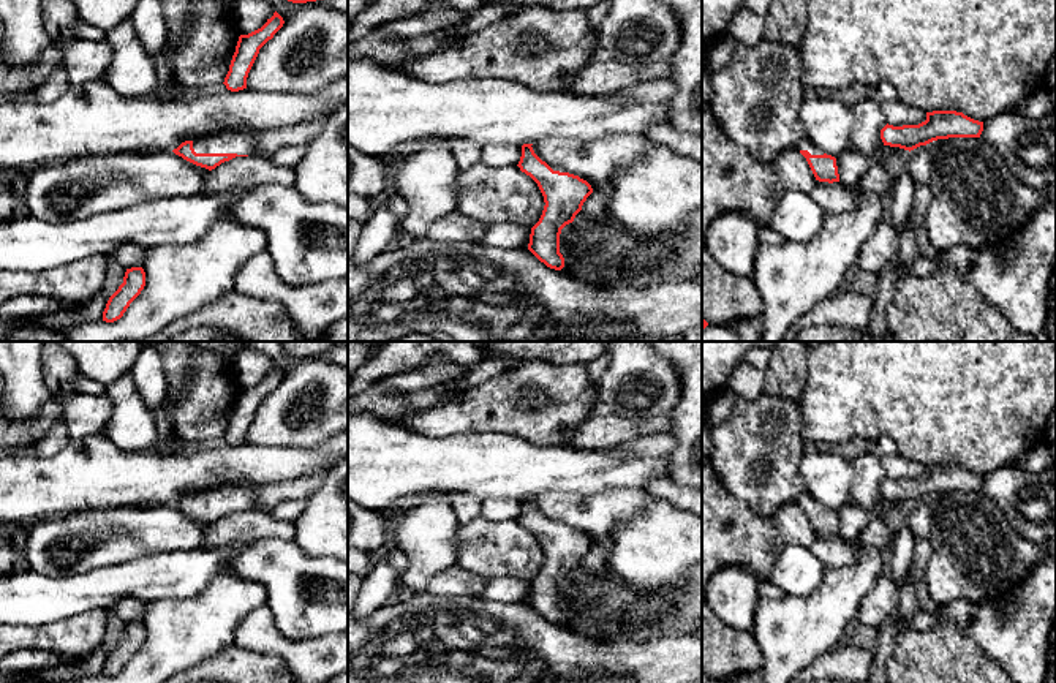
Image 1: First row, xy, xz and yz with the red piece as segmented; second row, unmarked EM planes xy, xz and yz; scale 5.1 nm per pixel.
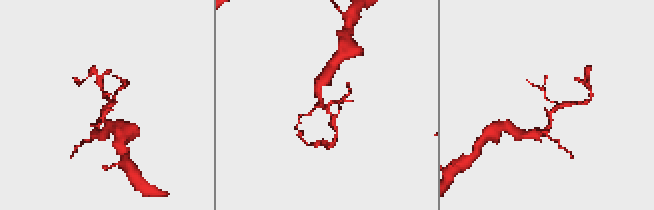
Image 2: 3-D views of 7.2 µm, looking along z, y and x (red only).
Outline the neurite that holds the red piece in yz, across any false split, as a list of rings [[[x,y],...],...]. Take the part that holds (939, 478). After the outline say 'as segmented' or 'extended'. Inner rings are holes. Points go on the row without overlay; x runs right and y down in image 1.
[[[956,465],[926,466],[926,474],[918,479],[893,481],[881,484],[884,500],[914,504],[937,493],[949,492],[980,492],[983,476],[974,474]]] | as segmented

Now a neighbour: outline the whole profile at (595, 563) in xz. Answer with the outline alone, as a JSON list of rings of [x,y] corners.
[[[607,539],[593,545],[582,560],[580,568],[583,572],[591,577],[615,577],[615,572],[609,561],[609,550],[610,544]]]

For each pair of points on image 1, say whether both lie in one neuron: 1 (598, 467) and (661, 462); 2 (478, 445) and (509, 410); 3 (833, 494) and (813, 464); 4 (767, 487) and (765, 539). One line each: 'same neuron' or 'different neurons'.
1: same neuron
2: different neurons
3: same neuron
4: different neurons

